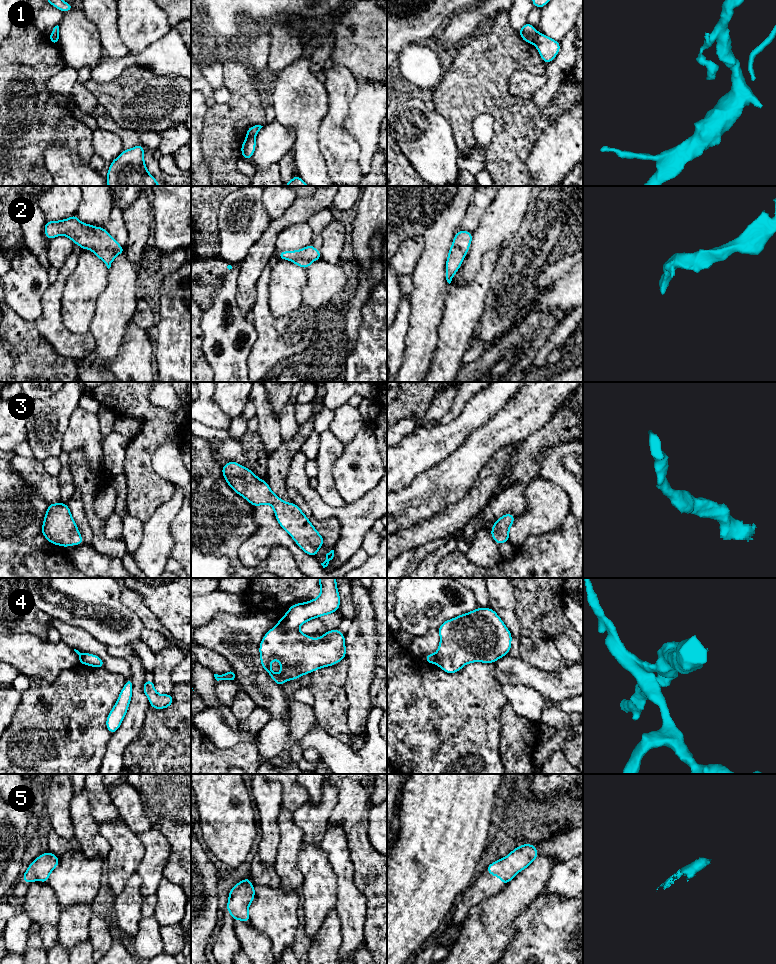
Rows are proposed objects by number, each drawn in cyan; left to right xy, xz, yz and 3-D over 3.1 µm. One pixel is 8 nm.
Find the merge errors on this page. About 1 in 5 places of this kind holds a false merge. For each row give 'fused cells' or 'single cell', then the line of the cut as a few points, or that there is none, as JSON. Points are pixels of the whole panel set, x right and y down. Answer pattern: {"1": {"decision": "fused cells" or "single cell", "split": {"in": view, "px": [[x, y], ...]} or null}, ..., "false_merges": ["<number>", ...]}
{"1": {"decision": "fused cells", "split": {"in": "yz", "px": [[537, 32], [532, 43]]}}, "2": {"decision": "single cell", "split": null}, "3": {"decision": "single cell", "split": null}, "4": {"decision": "fused cells", "split": {"in": "xz", "px": [[277, 625], [281, 629], [297, 630]]}}, "5": {"decision": "single cell", "split": null}, "false_merges": ["1", "4"]}

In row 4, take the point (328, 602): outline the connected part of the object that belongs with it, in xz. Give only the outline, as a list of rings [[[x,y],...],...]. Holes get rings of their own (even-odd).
[[[319,578],[320,595],[318,598],[290,606],[287,613],[278,621],[281,630],[298,628],[305,622],[335,613],[340,608],[336,578]]]

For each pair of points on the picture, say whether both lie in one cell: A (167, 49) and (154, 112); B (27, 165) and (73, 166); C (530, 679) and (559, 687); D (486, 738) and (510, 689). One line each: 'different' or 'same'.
A: different
B: different
C: same
D: different

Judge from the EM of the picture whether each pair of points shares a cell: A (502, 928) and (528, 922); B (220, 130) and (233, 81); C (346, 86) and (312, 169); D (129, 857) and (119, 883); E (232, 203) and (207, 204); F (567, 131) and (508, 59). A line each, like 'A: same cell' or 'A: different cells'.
A: different cells
B: same cell
C: different cells
D: same cell
E: different cells
F: different cells

